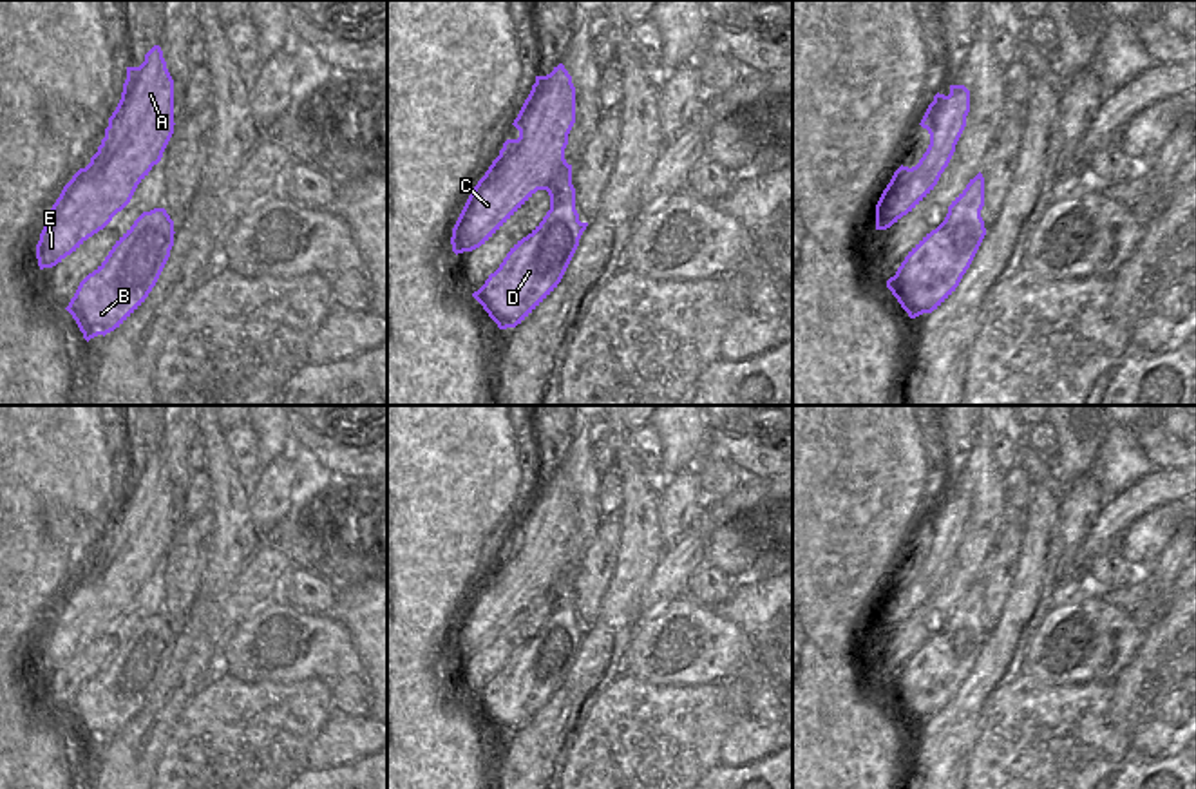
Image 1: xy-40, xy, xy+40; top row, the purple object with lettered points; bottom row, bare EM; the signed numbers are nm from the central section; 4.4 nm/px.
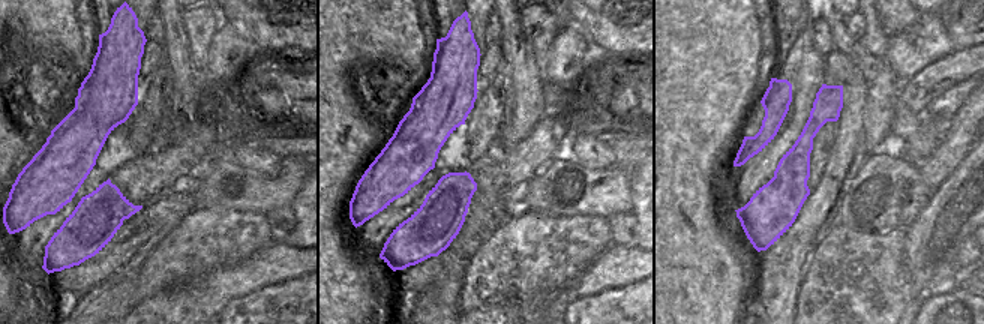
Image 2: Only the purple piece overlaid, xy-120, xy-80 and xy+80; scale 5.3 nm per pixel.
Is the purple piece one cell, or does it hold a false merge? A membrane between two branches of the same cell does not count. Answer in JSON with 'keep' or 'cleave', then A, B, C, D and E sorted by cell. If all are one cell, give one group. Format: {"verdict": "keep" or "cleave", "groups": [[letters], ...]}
{"verdict": "cleave", "groups": [["A", "C", "E"], ["B", "D"]]}

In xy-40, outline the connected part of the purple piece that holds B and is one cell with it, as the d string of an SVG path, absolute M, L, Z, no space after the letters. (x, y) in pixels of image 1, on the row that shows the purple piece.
M165 208L143 212L116 241L105 261L80 282L65 309L87 342L119 328L145 302L170 257L174 233L174 221Z

